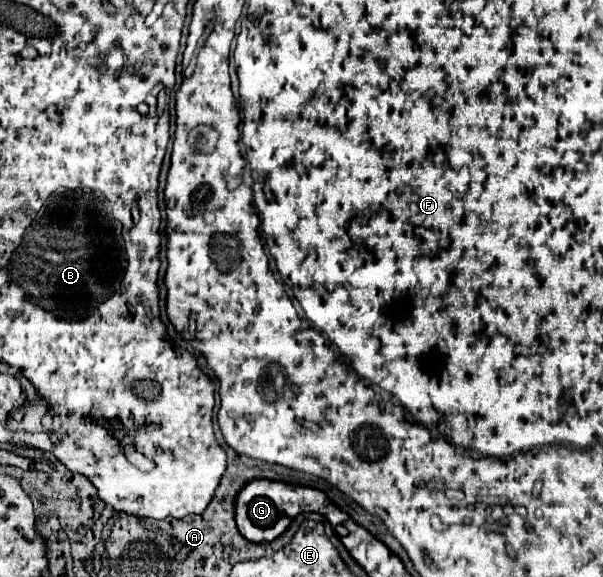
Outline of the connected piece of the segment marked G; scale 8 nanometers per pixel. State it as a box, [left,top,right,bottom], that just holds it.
[235,479,335,543]

